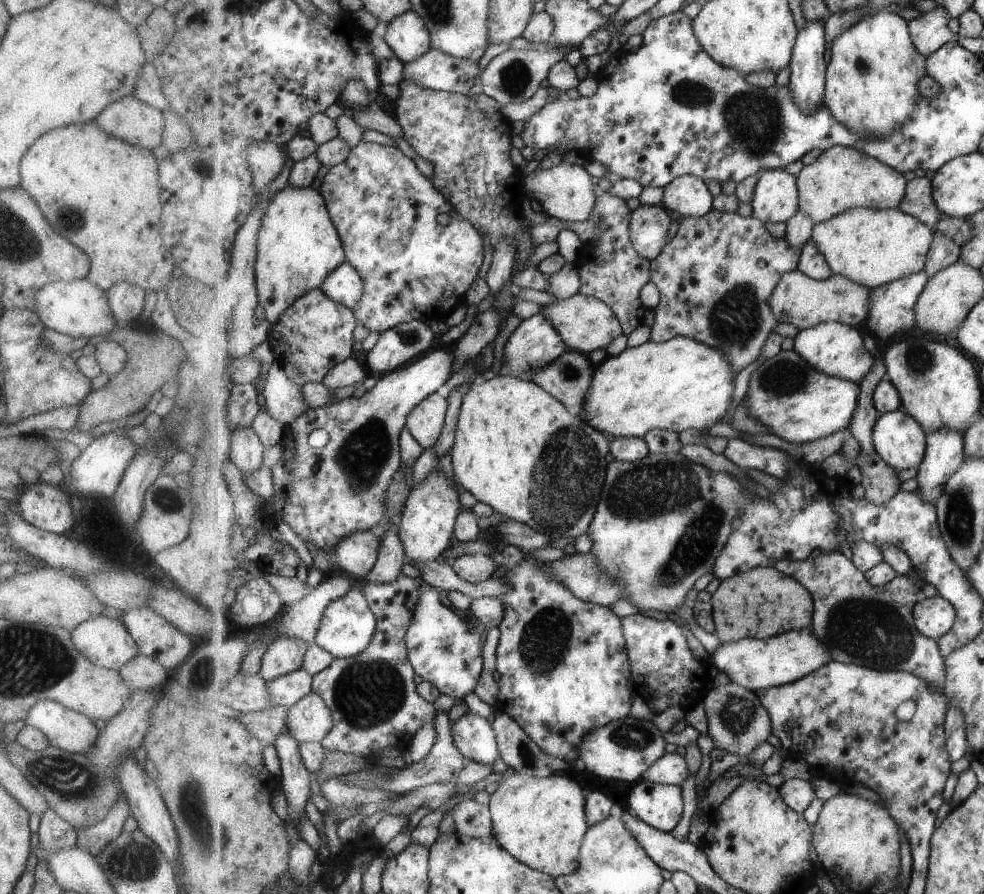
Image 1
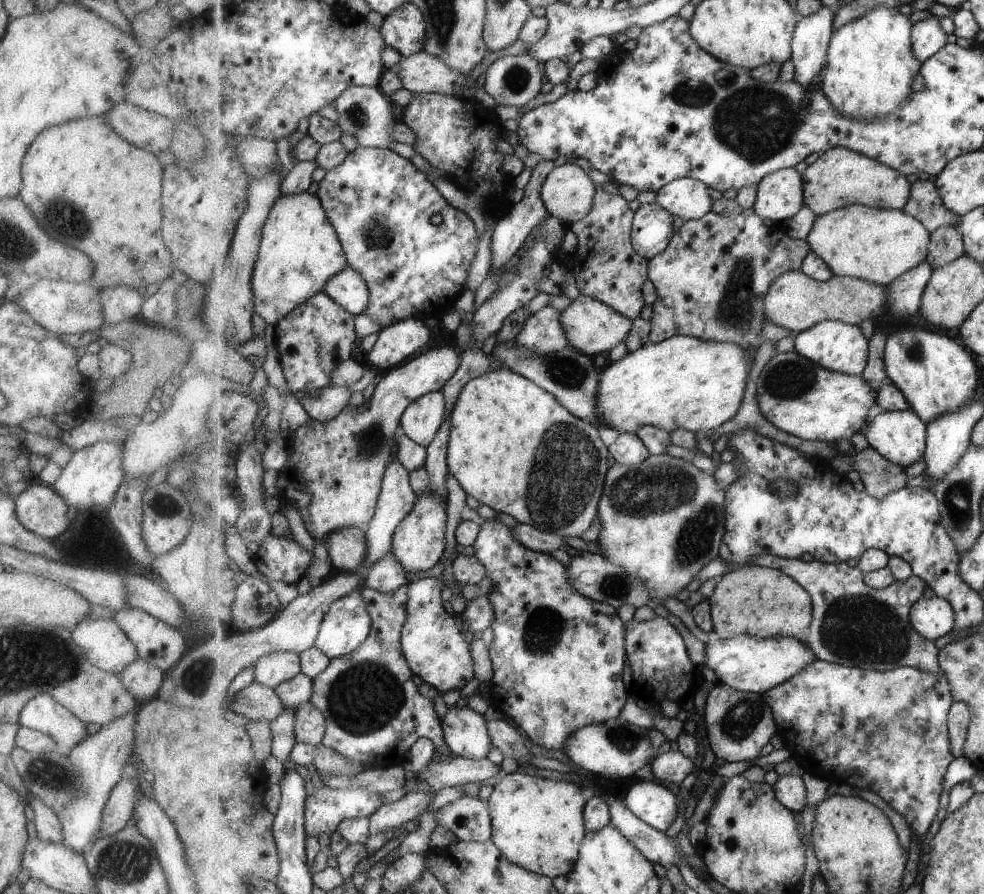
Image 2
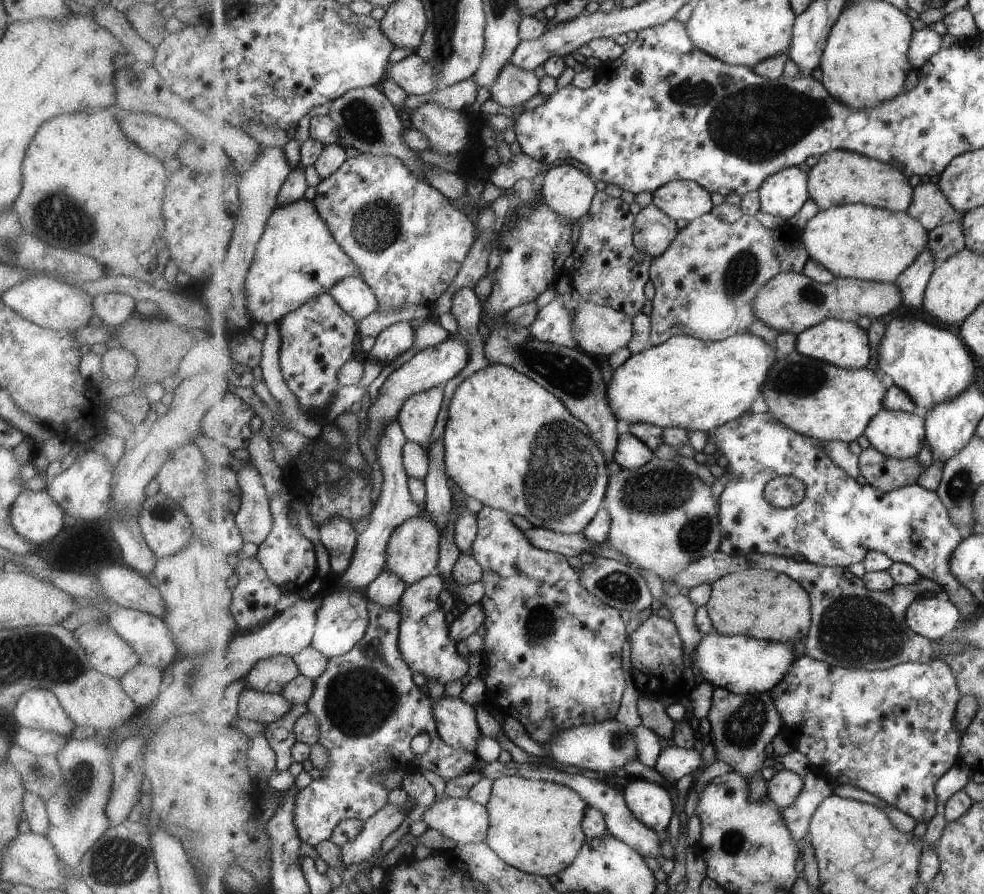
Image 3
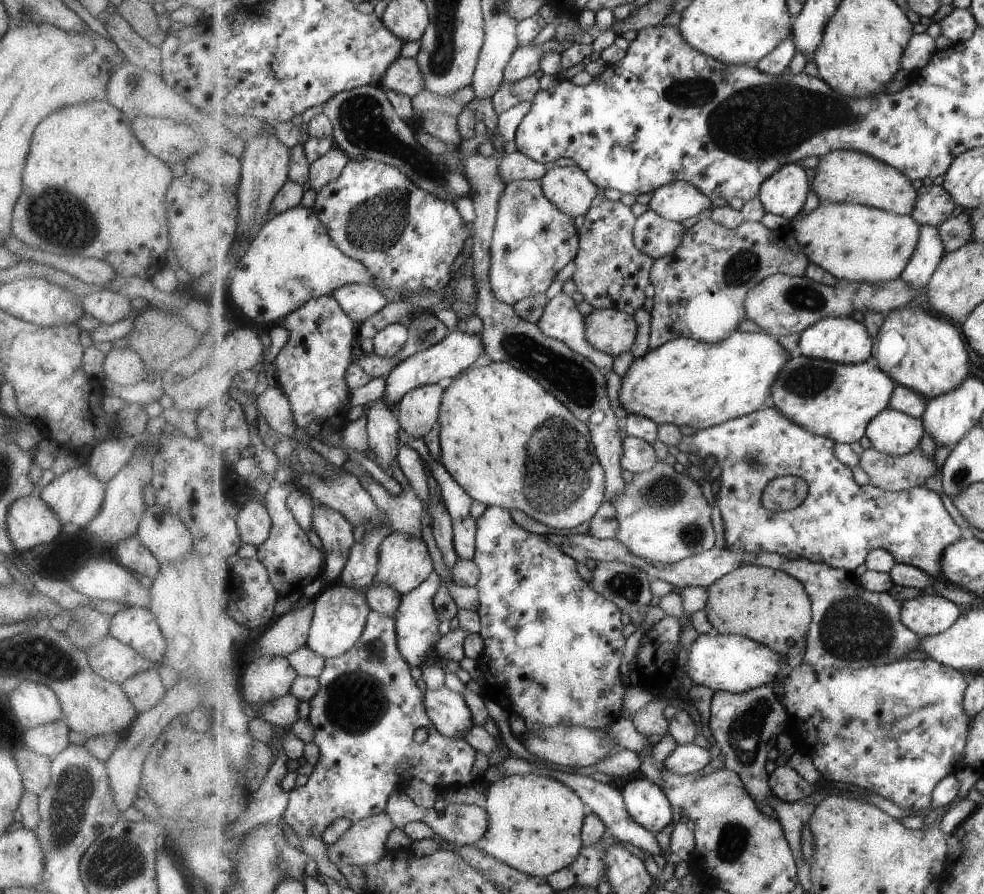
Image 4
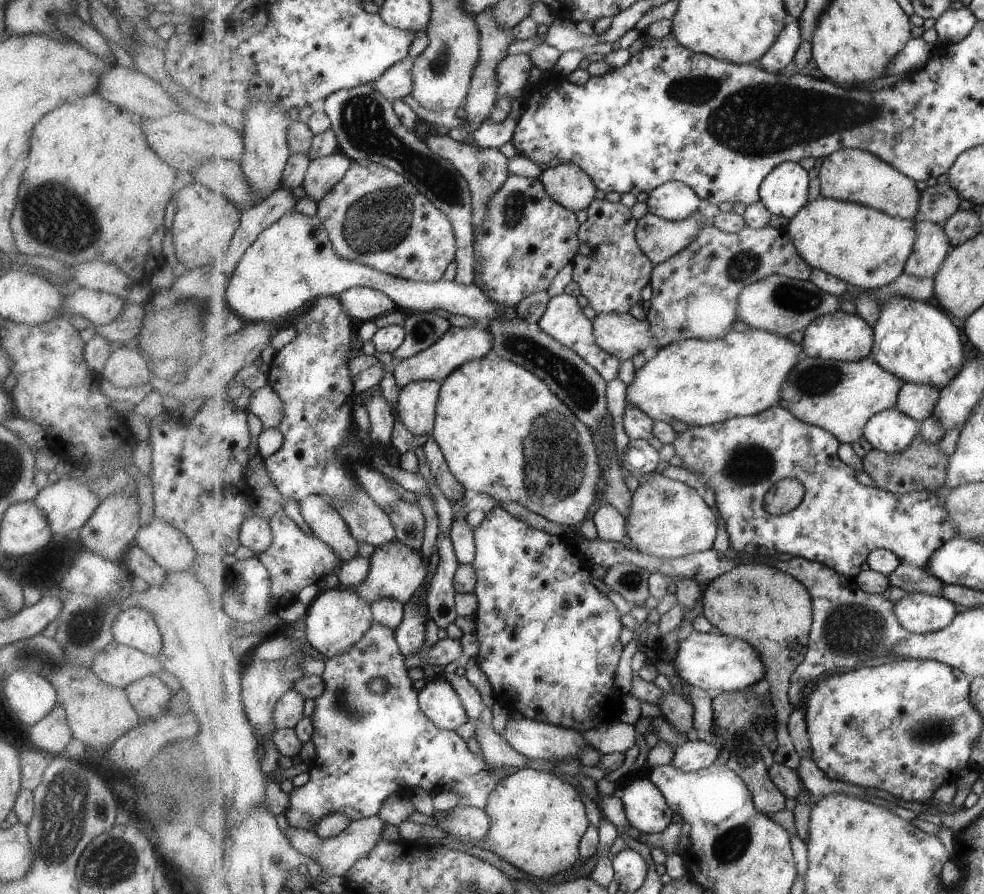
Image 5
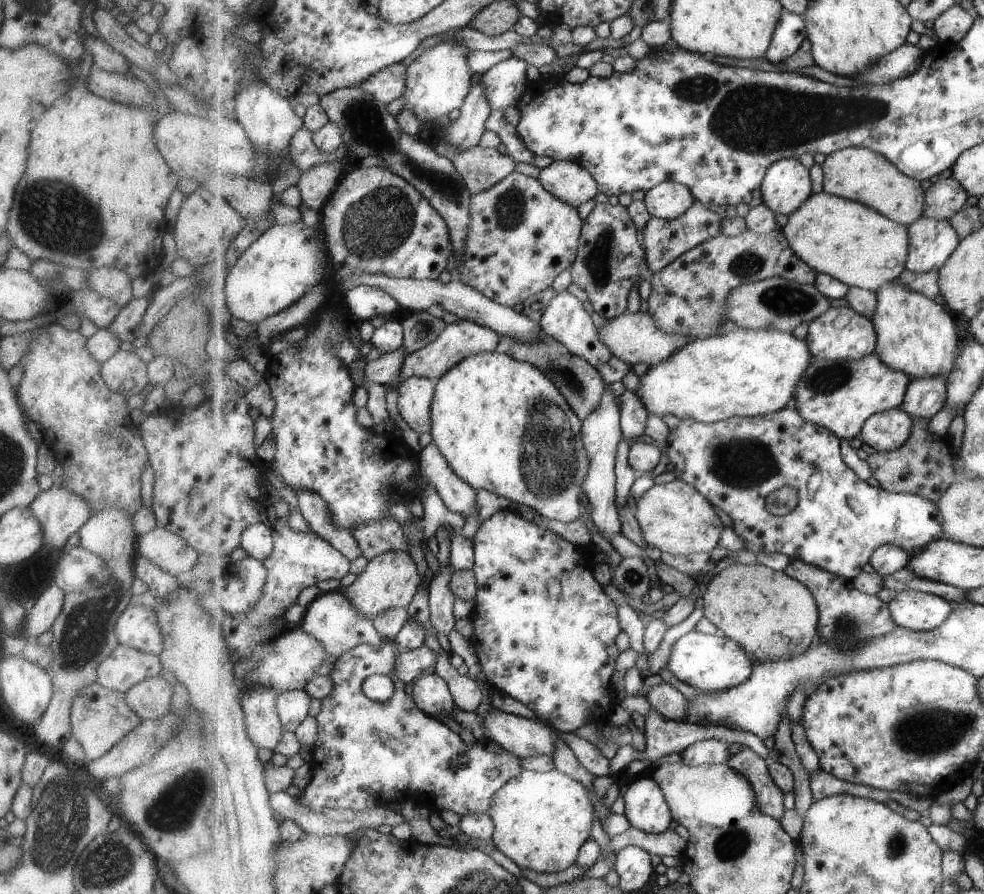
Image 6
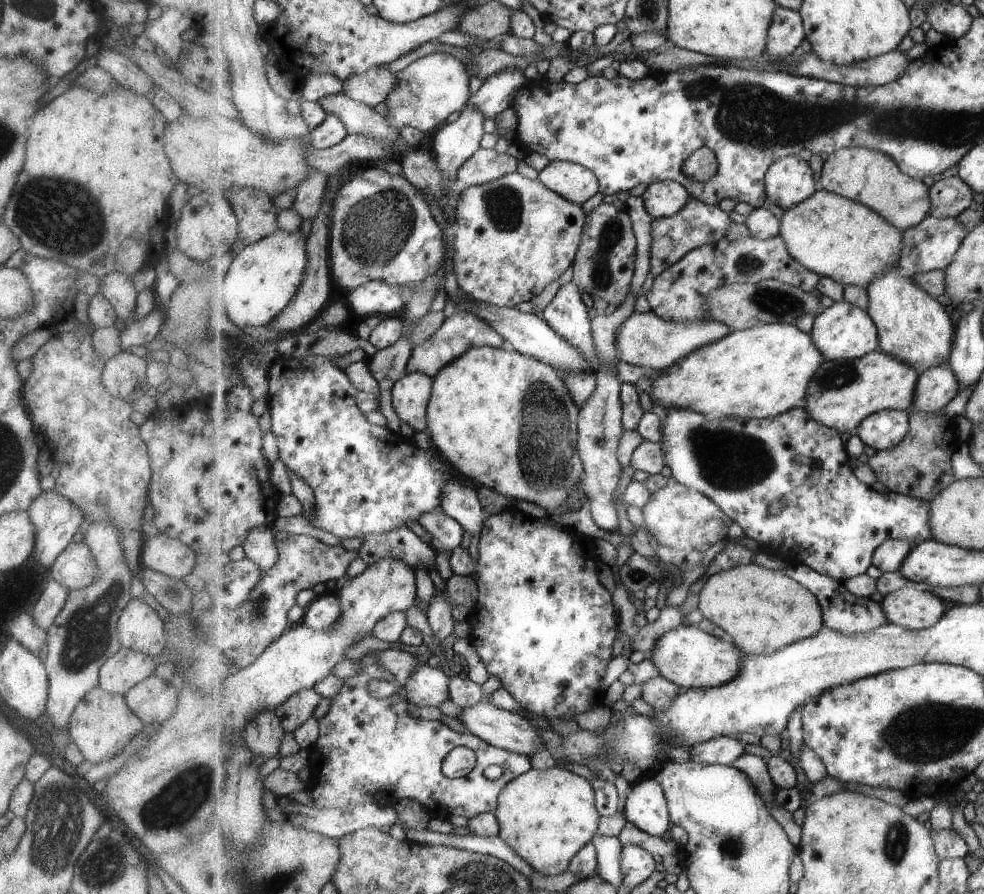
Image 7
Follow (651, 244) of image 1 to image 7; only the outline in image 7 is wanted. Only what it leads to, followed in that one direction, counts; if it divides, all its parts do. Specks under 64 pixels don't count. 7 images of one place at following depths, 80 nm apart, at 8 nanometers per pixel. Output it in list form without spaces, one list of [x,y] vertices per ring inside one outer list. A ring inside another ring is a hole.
[[[693,198],[676,215],[654,219],[650,272],[656,277],[679,262],[689,251],[725,238],[732,224],[731,216],[718,205],[708,205]]]

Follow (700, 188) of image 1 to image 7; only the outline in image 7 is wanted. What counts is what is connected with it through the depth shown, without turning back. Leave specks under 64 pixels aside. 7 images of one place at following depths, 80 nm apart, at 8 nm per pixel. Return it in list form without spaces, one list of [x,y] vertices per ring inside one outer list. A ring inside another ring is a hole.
[[[677,181],[653,183],[647,186],[642,197],[655,219],[676,215],[692,198],[689,189]]]

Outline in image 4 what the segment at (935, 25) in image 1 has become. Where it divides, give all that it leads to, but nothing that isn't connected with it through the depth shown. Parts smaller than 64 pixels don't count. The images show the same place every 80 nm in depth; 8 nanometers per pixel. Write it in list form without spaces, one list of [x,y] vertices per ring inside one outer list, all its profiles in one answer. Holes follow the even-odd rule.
[[[926,32],[914,33],[901,59],[901,66],[914,76],[931,62],[937,50],[933,36]]]

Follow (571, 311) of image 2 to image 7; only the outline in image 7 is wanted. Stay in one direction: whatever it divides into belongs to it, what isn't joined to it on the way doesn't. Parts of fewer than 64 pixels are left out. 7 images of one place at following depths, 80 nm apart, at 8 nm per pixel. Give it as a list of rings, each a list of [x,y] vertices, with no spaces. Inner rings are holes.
[[[652,310],[644,313],[635,311],[622,327],[617,329],[618,358],[626,363],[663,371],[679,363],[681,359],[690,355],[691,351],[696,351],[696,348],[716,343],[732,332],[728,324],[719,321],[673,323],[663,320]]]

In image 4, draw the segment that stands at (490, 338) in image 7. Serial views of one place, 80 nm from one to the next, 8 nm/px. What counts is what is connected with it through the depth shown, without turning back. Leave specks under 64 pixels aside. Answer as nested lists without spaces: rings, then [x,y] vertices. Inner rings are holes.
[[[459,329],[451,331],[447,338],[433,345],[430,349],[418,352],[396,365],[385,380],[385,402],[388,401],[399,406],[404,396],[417,387],[454,380],[455,376],[459,376],[465,368],[469,368],[483,351],[484,341],[477,334],[467,334]]]

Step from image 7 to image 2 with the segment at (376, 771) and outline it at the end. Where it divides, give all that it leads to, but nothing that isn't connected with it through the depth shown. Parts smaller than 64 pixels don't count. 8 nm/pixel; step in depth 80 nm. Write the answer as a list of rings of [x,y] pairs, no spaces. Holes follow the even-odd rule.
[[[401,586],[393,594],[362,587],[373,622],[369,638],[350,654],[331,659],[329,667],[314,678],[311,704],[327,718],[322,744],[351,762],[357,761],[366,769],[404,763],[409,750],[422,737],[435,742],[435,754],[457,758],[445,740],[434,700],[419,692],[419,686],[413,680],[413,670],[402,649],[401,638],[407,622],[409,600],[407,586]],[[313,788],[305,800],[305,834],[307,837],[319,838],[322,834],[331,836],[346,819],[371,818],[383,806],[383,794],[362,790],[361,788]]]

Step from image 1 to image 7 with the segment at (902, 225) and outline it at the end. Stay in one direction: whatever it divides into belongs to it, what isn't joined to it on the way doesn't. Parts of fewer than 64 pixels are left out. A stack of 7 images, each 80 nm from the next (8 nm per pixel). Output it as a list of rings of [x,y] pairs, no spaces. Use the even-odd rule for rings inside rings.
[[[823,188],[785,211],[780,234],[789,252],[799,263],[821,277],[831,277],[846,285],[863,288],[888,269],[899,266],[904,250],[904,231],[891,224],[881,213]]]

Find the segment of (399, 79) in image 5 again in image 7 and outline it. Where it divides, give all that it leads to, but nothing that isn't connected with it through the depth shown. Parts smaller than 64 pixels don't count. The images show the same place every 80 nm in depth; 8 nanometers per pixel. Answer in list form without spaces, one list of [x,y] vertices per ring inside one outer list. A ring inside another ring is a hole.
[[[371,67],[361,74],[349,77],[343,84],[352,99],[374,107],[387,100],[387,97],[396,89],[398,80],[396,73],[391,70]]]

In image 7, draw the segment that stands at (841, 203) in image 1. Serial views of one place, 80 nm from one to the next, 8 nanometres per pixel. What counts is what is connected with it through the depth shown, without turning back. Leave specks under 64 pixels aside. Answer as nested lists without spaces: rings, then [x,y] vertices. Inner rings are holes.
[[[845,147],[828,155],[821,170],[819,188],[861,201],[881,213],[902,231],[917,226],[932,209],[930,188],[919,179],[905,174],[888,154],[863,147]]]

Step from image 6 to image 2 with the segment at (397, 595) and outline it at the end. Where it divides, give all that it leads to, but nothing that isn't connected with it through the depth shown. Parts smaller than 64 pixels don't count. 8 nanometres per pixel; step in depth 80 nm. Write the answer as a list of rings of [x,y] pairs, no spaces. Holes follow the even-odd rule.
[[[430,489],[418,496],[413,510],[407,514],[407,518],[399,524],[393,543],[391,544],[391,554],[395,560],[401,564],[405,574],[425,572],[437,566],[441,556],[445,555],[447,548],[447,502],[437,494],[431,494]]]

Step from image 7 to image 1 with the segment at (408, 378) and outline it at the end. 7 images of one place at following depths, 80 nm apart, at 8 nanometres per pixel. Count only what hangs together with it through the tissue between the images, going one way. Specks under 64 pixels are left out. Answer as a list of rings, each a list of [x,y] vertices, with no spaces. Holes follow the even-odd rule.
[[[438,391],[421,400],[412,412],[409,412],[405,428],[425,449],[431,449],[443,431],[448,416],[449,402],[446,392]]]

